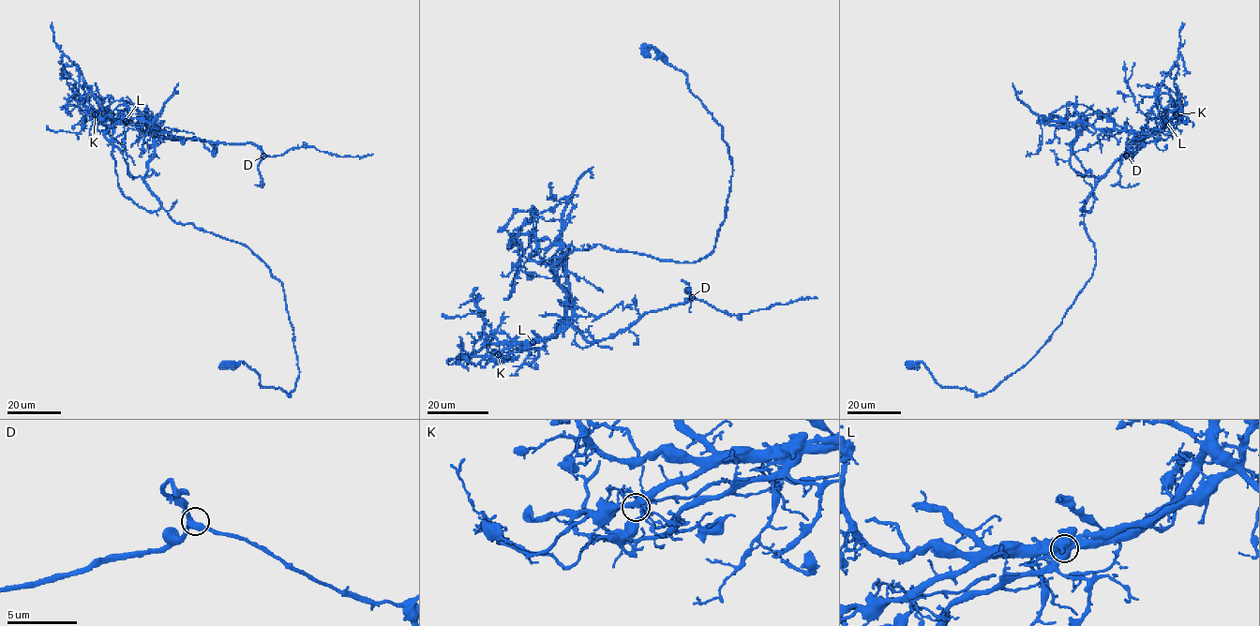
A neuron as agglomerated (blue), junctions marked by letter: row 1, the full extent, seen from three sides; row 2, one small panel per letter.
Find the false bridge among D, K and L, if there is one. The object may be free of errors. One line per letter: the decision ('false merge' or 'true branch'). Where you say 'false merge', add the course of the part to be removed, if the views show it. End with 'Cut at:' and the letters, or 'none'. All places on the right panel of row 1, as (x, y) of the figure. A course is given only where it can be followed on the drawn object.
D: true branch
K: true branch
L: false merge | (1165, 121), (1145, 138), (1124, 130), (1096, 130), (1083, 124), (1048, 121), (1025, 104), (1012, 83)
Cut at: L

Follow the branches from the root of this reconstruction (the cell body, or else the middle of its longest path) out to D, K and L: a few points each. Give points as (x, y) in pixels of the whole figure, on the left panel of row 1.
D: (193, 224), (175, 223), (144, 180), (146, 162), (154, 155), (154, 136), (250, 142), (263, 156)
K: (193, 224), (175, 223), (144, 180), (146, 162), (154, 155), (152, 133), (142, 124), (104, 120), (95, 114)
L: (193, 224), (175, 223), (149, 188), (144, 175), (146, 162), (154, 155), (154, 135), (142, 124), (126, 121)

